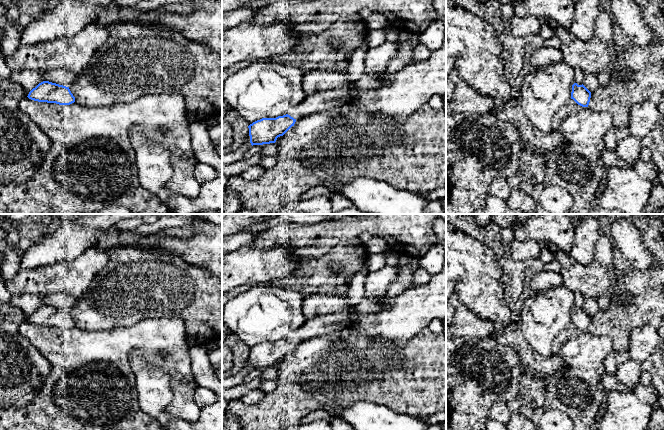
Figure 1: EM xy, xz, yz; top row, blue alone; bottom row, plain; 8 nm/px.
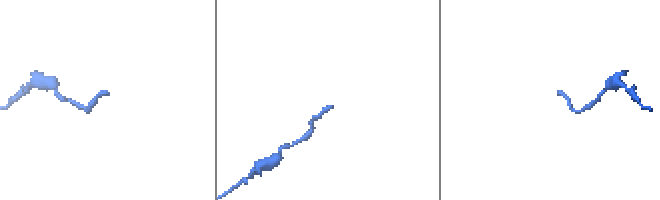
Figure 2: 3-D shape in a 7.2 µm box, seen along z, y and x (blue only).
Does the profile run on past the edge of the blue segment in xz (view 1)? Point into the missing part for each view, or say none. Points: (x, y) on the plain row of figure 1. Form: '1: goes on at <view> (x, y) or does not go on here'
1: goes on at xz (321, 325)

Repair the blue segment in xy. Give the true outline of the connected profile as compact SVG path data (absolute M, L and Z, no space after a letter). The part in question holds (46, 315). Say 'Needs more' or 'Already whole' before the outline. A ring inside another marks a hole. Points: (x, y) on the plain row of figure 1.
Already whole. M49 305L39 307L29 316L27 321L34 325L56 327L59 329L70 329L75 326L75 321L69 311Z

